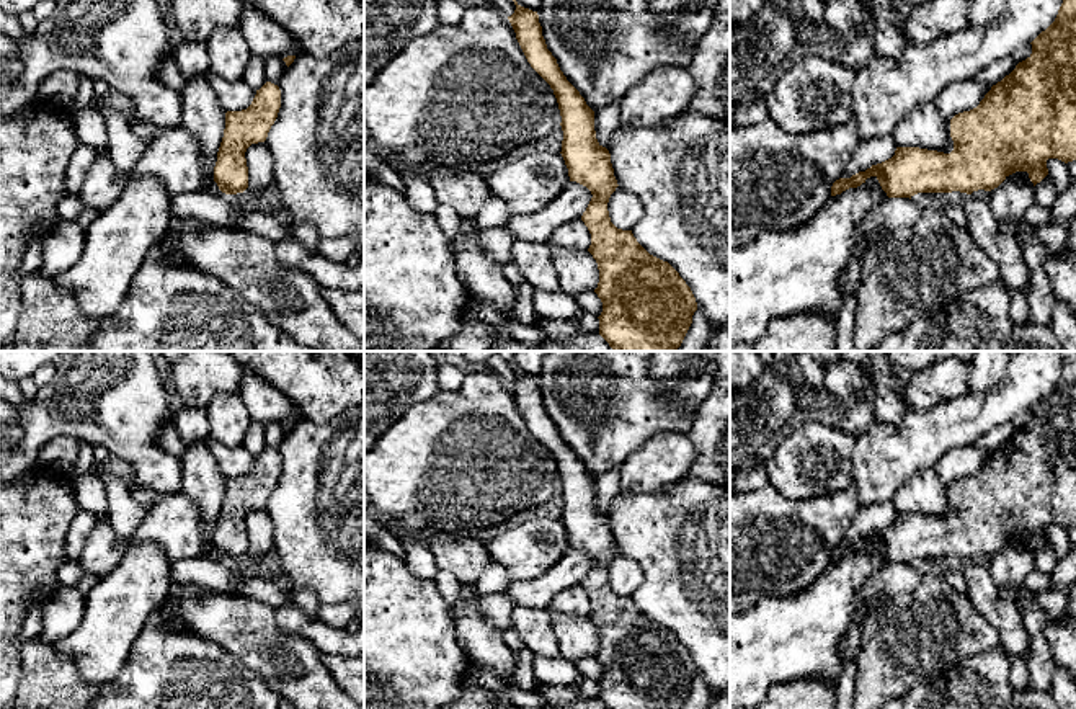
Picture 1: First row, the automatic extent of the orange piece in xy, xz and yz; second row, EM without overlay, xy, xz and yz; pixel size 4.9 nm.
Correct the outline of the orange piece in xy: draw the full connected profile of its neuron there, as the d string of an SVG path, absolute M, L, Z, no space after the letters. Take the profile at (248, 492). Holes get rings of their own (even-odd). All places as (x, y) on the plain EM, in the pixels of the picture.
M266 448L247 475L227 477L224 503L214 533L214 547L225 560L248 554L245 518L251 510L265 508L281 474L281 456Z

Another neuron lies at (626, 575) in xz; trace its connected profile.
M617 552L609 564L607 577L617 595L632 596L643 580L643 572L635 560Z

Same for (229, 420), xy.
M219 394L206 407L209 436L224 446L242 446L251 418L238 394Z

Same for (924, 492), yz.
M934 467L914 472L893 495L896 513L919 513L940 518L950 503L950 485Z

